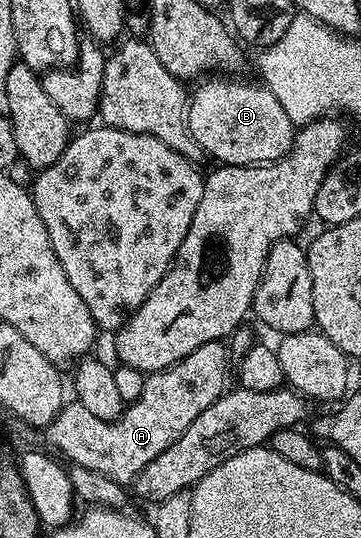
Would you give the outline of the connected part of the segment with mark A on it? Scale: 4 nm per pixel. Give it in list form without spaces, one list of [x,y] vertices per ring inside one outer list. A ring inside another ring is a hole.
[[[225,341],[200,344],[196,352],[184,356],[176,365],[149,375],[140,400],[129,403],[114,422],[99,420],[84,408],[84,404],[70,400],[45,427],[44,434],[67,458],[67,463],[92,468],[92,472],[104,472],[113,482],[133,483],[144,464],[156,460],[160,452],[176,444],[176,440],[184,436],[188,424],[227,389],[226,369],[229,366],[231,369],[232,358]]]

